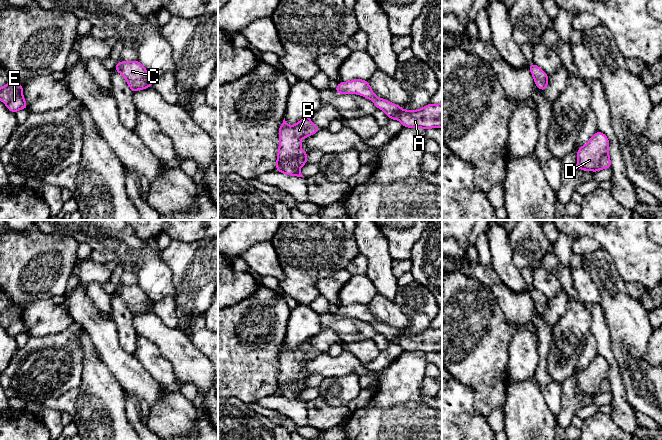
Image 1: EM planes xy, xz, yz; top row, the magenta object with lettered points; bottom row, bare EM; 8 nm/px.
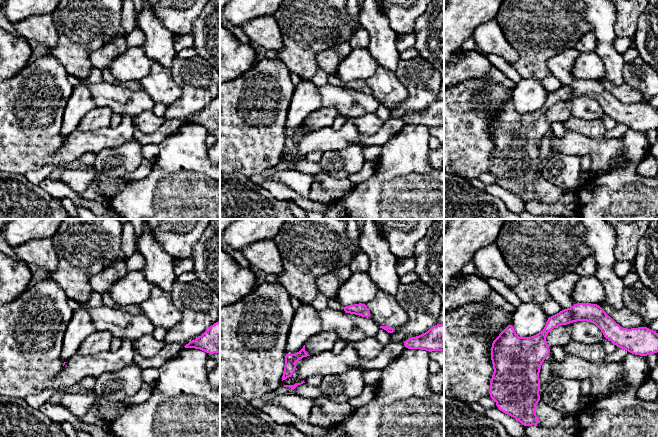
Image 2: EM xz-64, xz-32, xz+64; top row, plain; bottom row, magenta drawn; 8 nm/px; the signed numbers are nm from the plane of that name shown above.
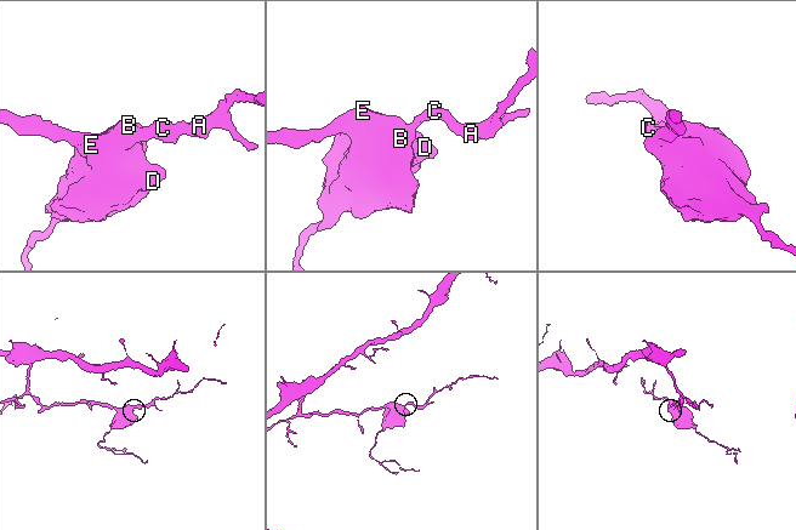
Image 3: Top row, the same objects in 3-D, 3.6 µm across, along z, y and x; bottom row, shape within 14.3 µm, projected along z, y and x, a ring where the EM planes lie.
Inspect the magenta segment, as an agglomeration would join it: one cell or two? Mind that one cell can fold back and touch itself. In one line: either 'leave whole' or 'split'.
leave whole

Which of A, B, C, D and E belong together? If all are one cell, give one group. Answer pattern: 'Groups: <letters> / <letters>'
Groups: A B C D E

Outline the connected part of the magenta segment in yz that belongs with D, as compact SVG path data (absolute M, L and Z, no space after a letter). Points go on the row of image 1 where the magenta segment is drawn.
M598 131L577 151L577 169L597 172L611 168L609 139Z

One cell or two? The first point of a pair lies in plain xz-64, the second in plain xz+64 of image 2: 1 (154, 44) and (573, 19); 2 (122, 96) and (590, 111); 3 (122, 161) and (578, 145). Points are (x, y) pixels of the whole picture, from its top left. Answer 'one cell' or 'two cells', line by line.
1: two cells
2: one cell
3: two cells

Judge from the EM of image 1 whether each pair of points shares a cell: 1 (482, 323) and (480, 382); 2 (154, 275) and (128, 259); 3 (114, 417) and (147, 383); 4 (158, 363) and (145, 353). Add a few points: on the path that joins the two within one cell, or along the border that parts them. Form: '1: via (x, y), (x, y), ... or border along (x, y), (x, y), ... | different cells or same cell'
1: via (480, 338), (480, 367) | same cell
2: via (148, 269), (138, 259), (134, 259) | same cell
3: border along (111, 372), (125, 391) | different cells
4: via (155, 363), (148, 356) | same cell

